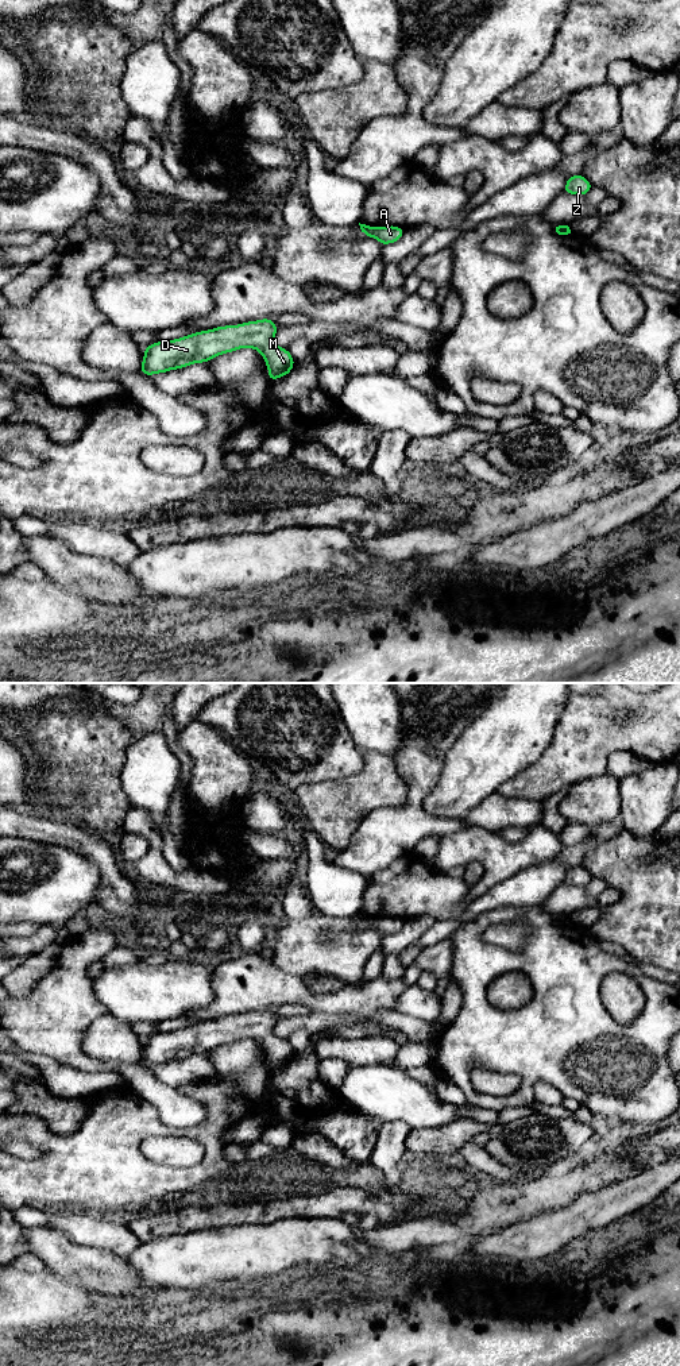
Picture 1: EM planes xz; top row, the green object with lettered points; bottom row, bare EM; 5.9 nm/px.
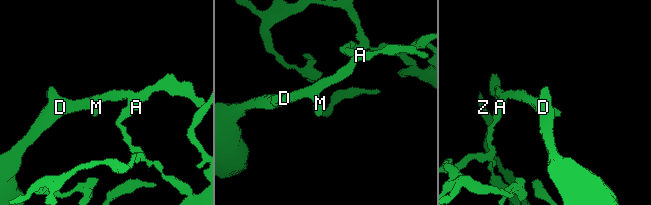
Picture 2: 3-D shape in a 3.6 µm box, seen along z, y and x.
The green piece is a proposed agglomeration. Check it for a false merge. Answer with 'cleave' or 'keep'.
cleave

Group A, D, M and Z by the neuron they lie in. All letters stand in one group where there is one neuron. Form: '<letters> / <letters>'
A D M / Z

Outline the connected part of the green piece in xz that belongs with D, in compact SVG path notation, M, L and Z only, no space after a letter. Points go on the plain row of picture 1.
M267 1008L198 1022L175 1031L155 1033L143 1041L140 1064L150 1068L179 1061L193 1054L206 1054L219 1046L240 1039L254 1039L264 1050L268 1072L273 1073L289 1066L295 1054L287 1039L274 1034L274 1027L279 1019L271 1012L271 1008Z

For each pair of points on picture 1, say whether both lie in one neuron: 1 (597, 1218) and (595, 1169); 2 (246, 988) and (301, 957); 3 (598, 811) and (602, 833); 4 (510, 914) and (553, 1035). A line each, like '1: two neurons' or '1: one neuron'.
1: two neurons
2: two neurons
3: two neurons
4: one neuron

